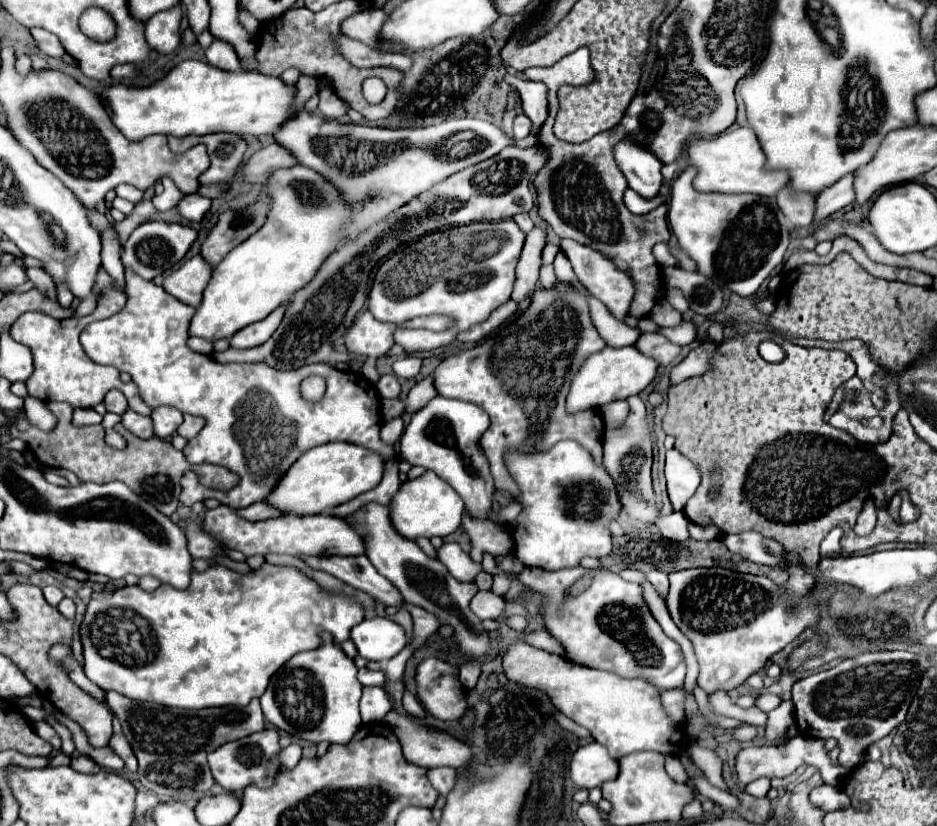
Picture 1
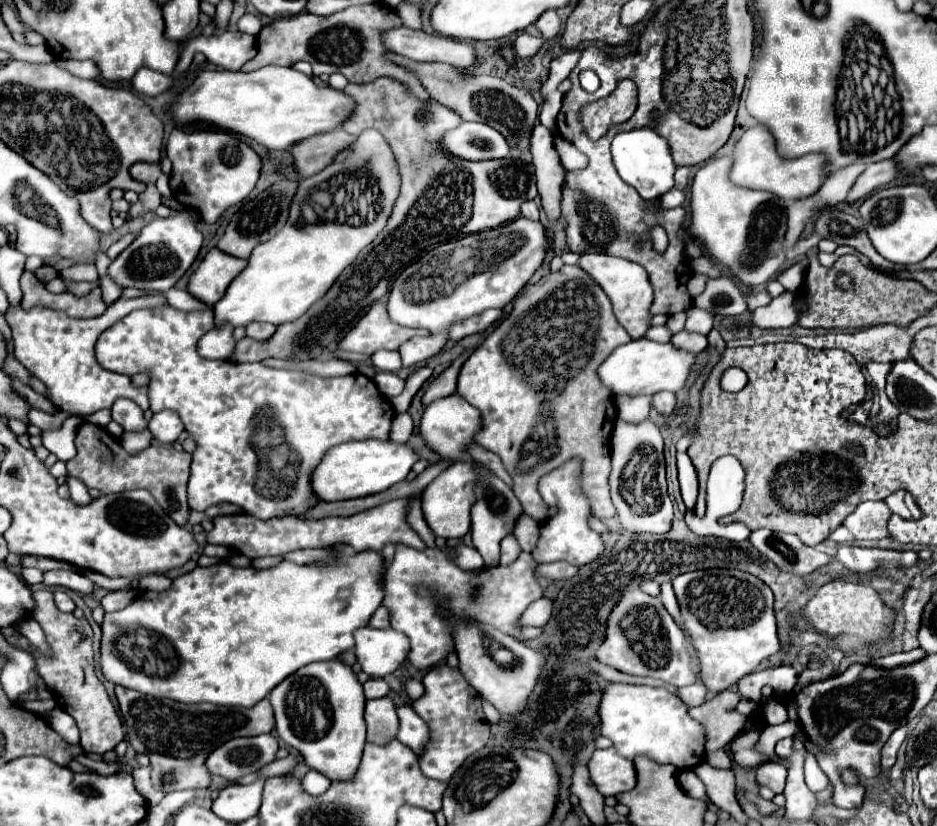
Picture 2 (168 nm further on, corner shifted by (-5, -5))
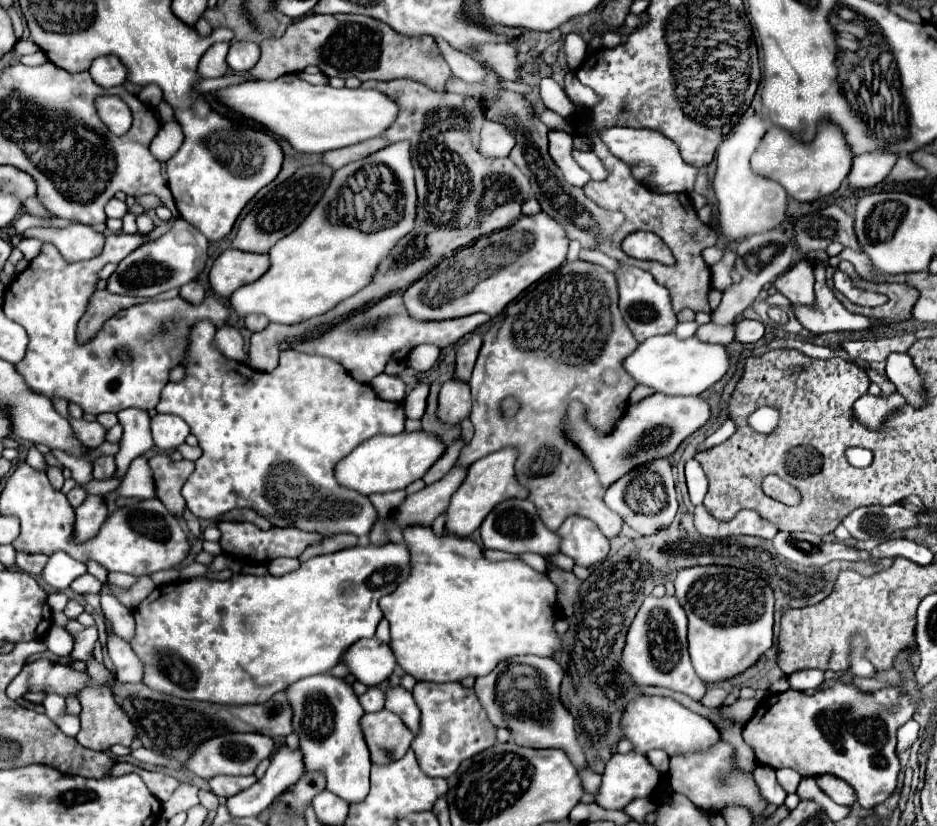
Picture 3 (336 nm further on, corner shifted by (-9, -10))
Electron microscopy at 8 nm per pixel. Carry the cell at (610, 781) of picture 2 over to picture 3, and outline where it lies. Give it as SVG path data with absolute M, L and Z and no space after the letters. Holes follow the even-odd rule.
M616 752L606 762L598 804L608 810L622 810L628 802L650 796L658 780L658 770L650 766L646 756Z

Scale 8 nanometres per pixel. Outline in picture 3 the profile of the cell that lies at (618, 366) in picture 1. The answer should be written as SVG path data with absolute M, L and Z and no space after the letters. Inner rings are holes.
M674 334L654 336L642 342L622 366L632 376L636 384L654 388L666 396L696 396L716 384L728 370L728 354L720 344L706 344L694 336L688 340L678 340Z

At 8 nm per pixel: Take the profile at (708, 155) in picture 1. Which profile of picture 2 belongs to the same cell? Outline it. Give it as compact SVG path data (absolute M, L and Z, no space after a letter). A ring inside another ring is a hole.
M762 125L748 129L736 143L732 155L734 165L730 171L730 179L736 185L770 191L774 195L780 195L782 199L804 199L806 195L814 195L814 191L818 191L818 187L822 185L822 179L826 179L826 175L822 175L822 167L826 167L826 155L804 155L798 159L782 159L778 157L774 137Z

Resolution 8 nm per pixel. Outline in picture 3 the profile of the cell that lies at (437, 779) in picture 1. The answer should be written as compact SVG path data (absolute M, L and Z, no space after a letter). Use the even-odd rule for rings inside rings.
M418 682L412 694L422 712L420 734L414 738L412 750L416 752L424 774L432 778L448 778L464 760L494 746L496 726L490 724L486 710L472 688L464 688L460 682Z

